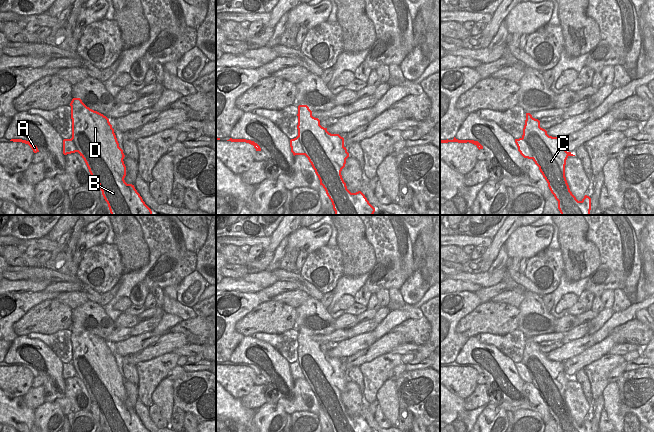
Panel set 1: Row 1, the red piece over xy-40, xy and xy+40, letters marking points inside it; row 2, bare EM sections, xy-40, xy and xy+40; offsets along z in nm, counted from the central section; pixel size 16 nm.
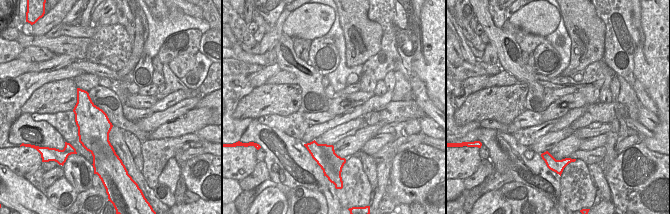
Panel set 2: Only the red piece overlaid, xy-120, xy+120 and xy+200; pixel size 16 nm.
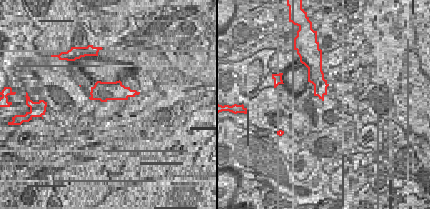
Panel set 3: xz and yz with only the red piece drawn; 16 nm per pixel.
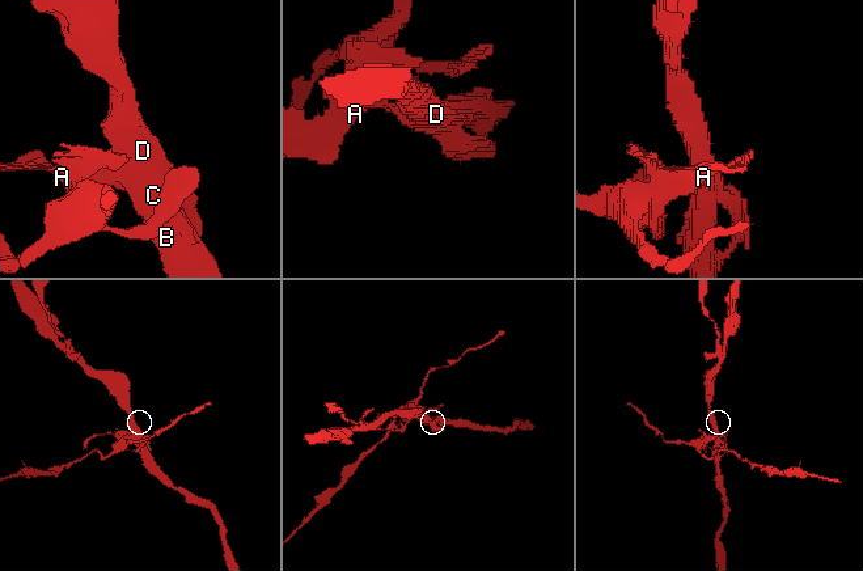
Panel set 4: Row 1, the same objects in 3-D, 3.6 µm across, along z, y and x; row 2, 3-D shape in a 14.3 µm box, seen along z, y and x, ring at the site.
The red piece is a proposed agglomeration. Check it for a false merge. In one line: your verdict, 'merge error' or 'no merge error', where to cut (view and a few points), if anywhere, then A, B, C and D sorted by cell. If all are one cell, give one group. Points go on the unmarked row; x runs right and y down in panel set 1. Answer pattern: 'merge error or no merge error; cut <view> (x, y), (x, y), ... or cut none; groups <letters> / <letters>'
merge error; cut xy+40 (522, 361), (533, 382); groups A / B C D

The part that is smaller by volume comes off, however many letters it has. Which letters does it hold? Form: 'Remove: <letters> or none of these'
Remove: A

